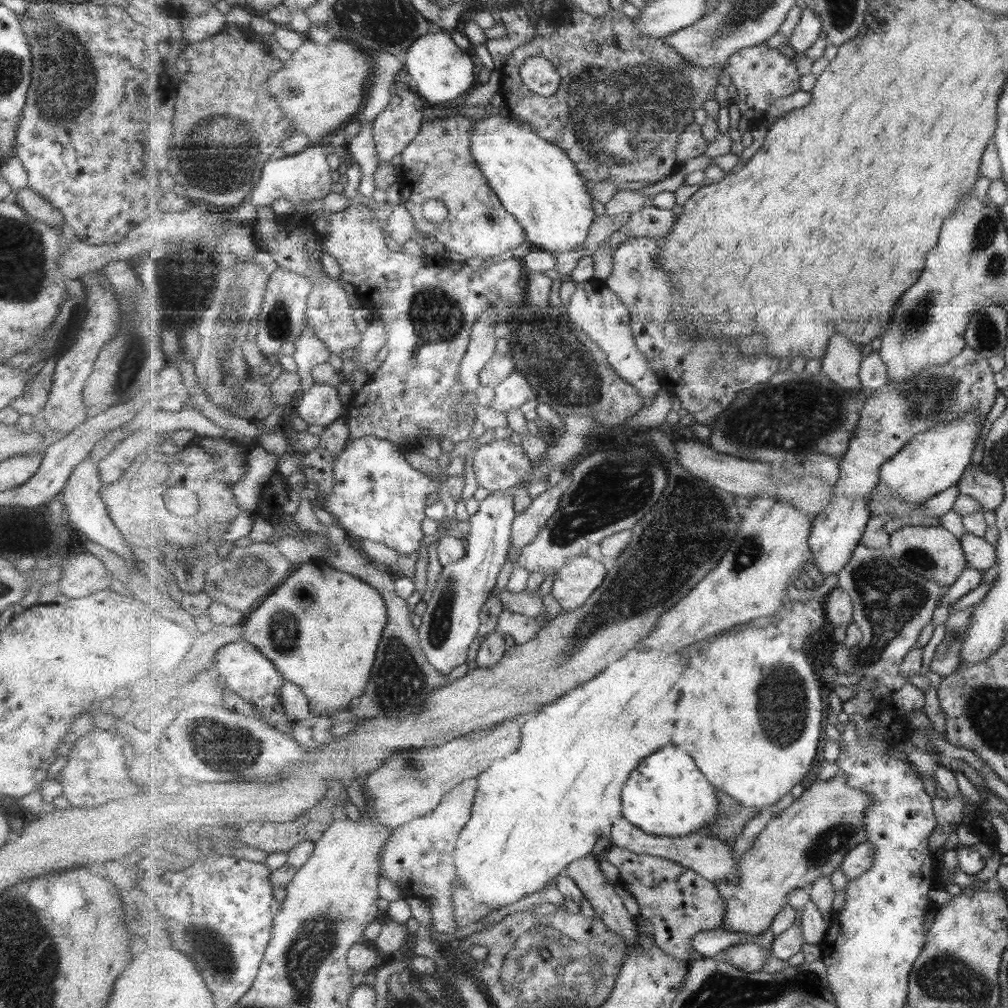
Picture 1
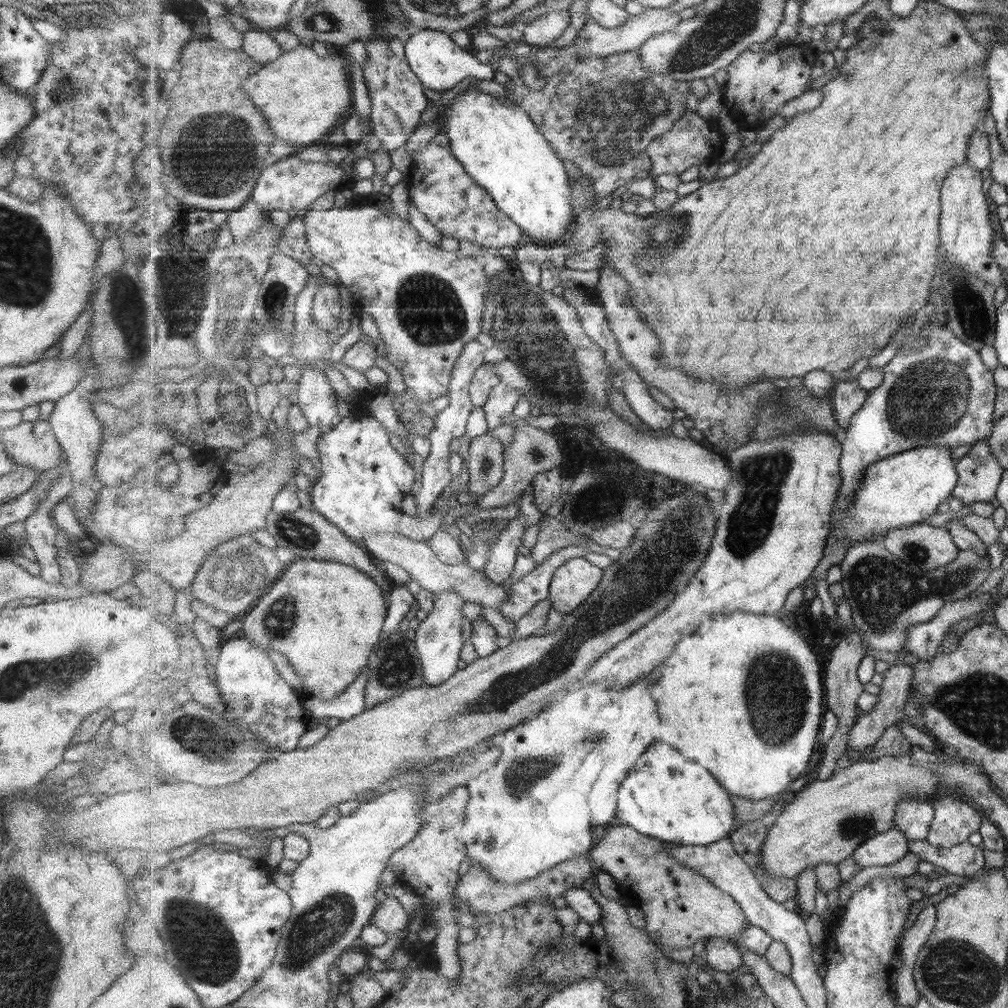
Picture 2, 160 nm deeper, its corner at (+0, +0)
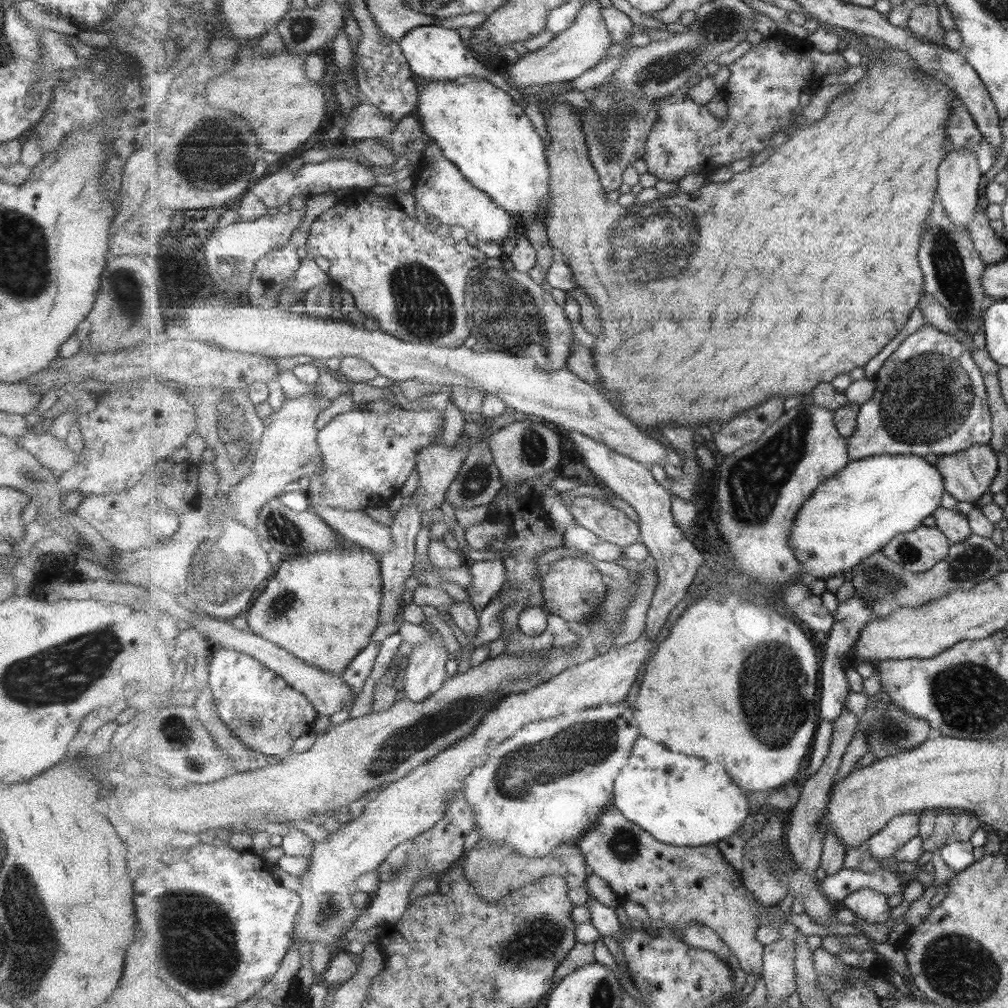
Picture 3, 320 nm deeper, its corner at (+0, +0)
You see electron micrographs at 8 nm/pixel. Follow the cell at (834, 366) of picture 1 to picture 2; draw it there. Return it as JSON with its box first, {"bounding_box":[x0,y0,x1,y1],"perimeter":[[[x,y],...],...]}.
{"bounding_box":[833,374,868,429],"perimeter":[[[840,374],[835,376],[833,407],[837,423],[843,429],[849,429],[853,416],[868,400],[868,391],[859,385],[859,378],[842,380]]]}

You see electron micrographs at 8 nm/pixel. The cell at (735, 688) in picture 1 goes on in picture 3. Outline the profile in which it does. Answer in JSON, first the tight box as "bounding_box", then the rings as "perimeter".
{"bounding_box":[637,595,822,791],"perimeter":[[[731,595],[727,600],[717,600],[713,597],[708,599],[698,599],[696,603],[687,606],[679,618],[674,622],[669,636],[659,644],[659,650],[655,652],[655,658],[647,664],[645,672],[645,682],[639,690],[639,700],[637,700],[637,722],[641,726],[641,734],[647,738],[653,738],[655,742],[665,742],[669,750],[677,750],[681,754],[693,754],[701,756],[707,762],[717,762],[729,770],[737,778],[737,784],[745,791],[766,791],[769,789],[778,789],[791,781],[797,780],[795,776],[801,770],[801,764],[805,760],[808,752],[812,748],[814,734],[819,726],[819,709],[815,704],[817,698],[817,680],[821,672],[822,664],[819,664],[817,650],[813,642],[809,642],[807,633],[799,624],[780,616],[776,611],[769,607],[747,600],[747,598]]]}

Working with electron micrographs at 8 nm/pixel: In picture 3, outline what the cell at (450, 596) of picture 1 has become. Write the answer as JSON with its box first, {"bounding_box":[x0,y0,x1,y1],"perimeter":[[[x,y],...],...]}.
{"bounding_box":[404,636,451,702],"perimeter":[[[429,636],[427,642],[417,645],[405,671],[404,696],[413,702],[423,702],[435,694],[449,676],[445,666],[451,660],[450,654],[442,638],[435,642]]]}

